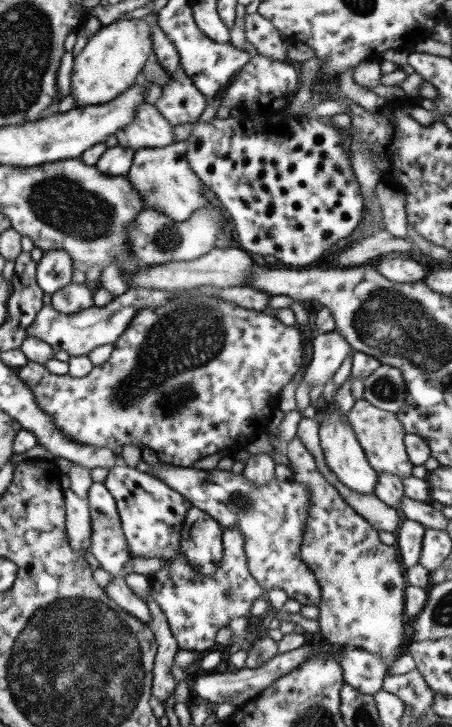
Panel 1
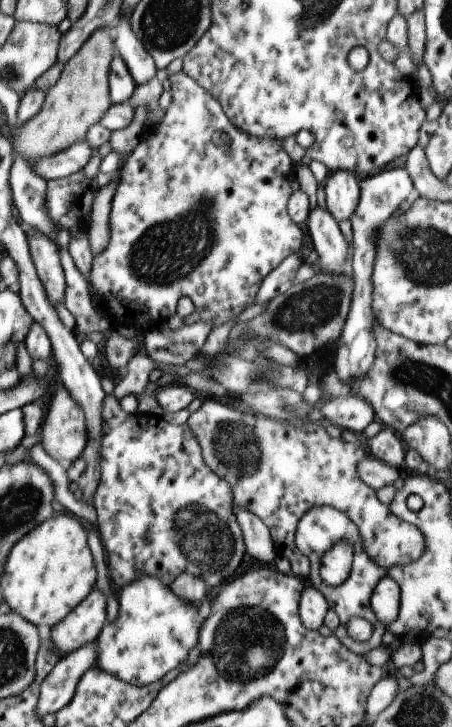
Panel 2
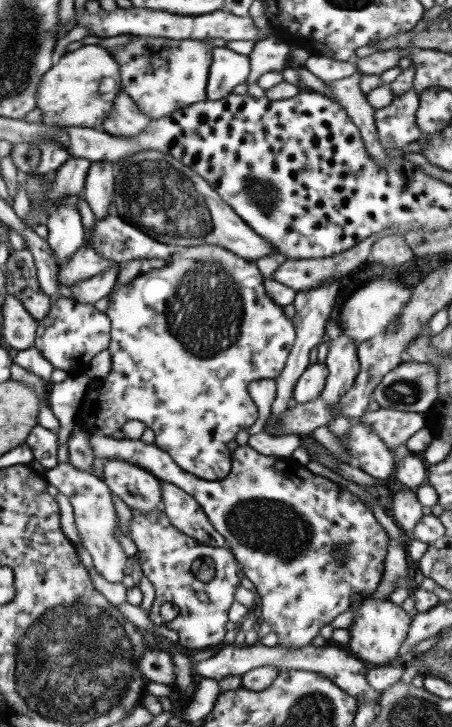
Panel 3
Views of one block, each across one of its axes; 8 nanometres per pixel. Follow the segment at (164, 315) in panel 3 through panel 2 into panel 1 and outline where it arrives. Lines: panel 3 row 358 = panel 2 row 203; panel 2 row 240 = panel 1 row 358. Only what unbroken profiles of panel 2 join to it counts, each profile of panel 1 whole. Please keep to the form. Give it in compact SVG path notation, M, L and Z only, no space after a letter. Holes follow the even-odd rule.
M184 294L166 306L158 308L143 308L137 312L129 327L122 336L113 344L110 358L104 365L93 366L86 376L73 377L68 373L55 375L42 364L29 361L22 369L17 370L18 377L34 393L36 404L53 420L56 428L59 428L68 438L74 438L74 442L89 444L94 448L109 448L121 454L127 444L135 444L138 448L151 448L162 463L170 463L178 467L192 467L194 462L216 454L233 444L250 444L260 434L268 432L268 424L277 408L277 396L279 392L293 378L294 374L303 366L302 362L302 329L296 326L287 326L276 317L266 315L264 311L250 310L236 306L231 302L220 301L211 294Z

